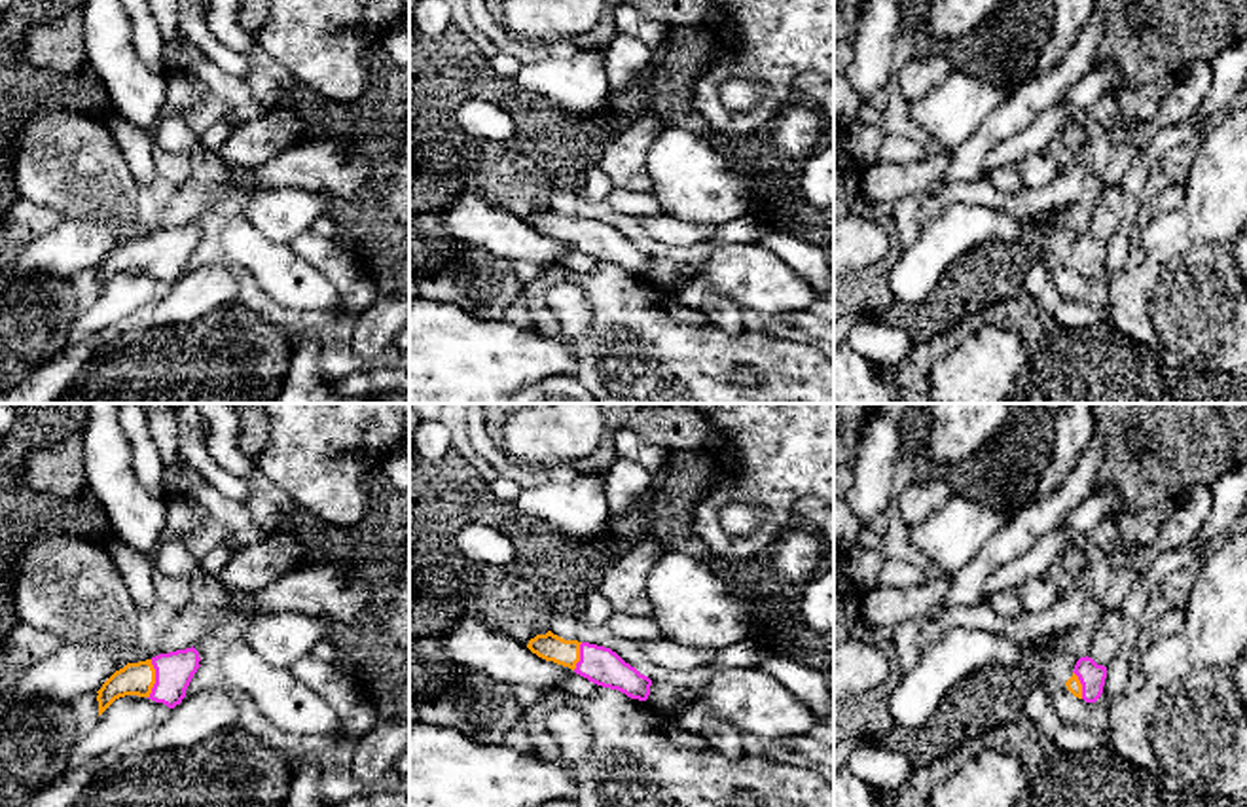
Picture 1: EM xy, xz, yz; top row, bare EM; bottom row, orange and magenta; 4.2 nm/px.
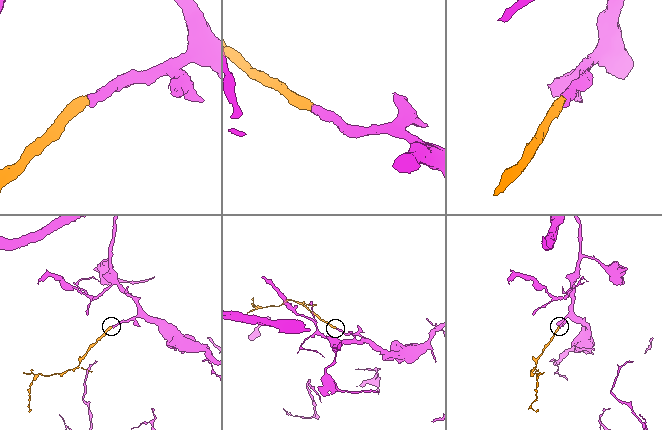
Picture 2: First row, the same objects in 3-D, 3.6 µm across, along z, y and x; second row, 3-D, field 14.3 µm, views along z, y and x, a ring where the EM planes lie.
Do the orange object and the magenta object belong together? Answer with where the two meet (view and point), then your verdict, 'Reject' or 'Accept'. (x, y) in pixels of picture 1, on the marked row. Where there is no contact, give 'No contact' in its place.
Touches orange at xy (154, 679). Accept

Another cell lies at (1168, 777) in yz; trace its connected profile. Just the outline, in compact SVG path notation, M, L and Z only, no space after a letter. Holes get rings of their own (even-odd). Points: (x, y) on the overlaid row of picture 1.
M1173 606L1141 633L1122 695L1109 708L1107 744L1173 792L1203 798L1247 794L1247 710L1236 688L1236 665L1224 671L1194 671L1183 684L1167 690L1150 686L1143 676L1143 654L1152 642L1177 635L1184 619L1184 606Z

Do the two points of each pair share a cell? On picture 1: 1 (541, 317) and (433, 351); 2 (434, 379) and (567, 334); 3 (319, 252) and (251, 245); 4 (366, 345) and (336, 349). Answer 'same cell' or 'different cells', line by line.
1: different cells
2: same cell
3: different cells
4: different cells

